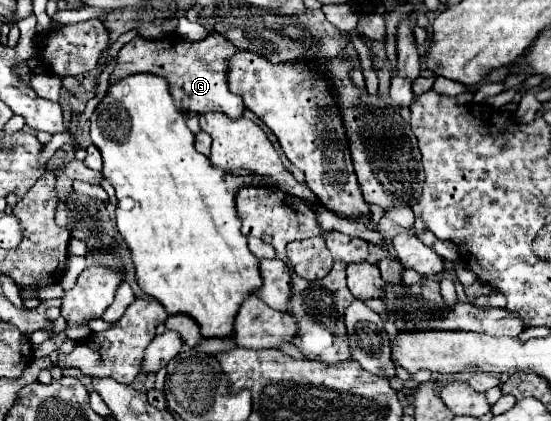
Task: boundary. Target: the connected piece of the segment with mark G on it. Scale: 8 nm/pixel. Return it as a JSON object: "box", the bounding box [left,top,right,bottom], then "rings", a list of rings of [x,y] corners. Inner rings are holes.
{"box":[110,33,244,119],"rings":[[[210,33],[206,39],[188,43],[180,39],[178,35],[168,35],[164,39],[144,39],[134,37],[130,43],[126,43],[118,53],[118,65],[110,75],[110,83],[116,79],[122,79],[132,73],[154,73],[160,77],[166,77],[170,83],[170,93],[174,95],[178,111],[186,113],[210,113],[210,111],[222,111],[232,119],[238,119],[244,111],[244,103],[238,95],[230,93],[226,87],[226,59],[236,51],[236,47],[222,39],[218,33]]]}

